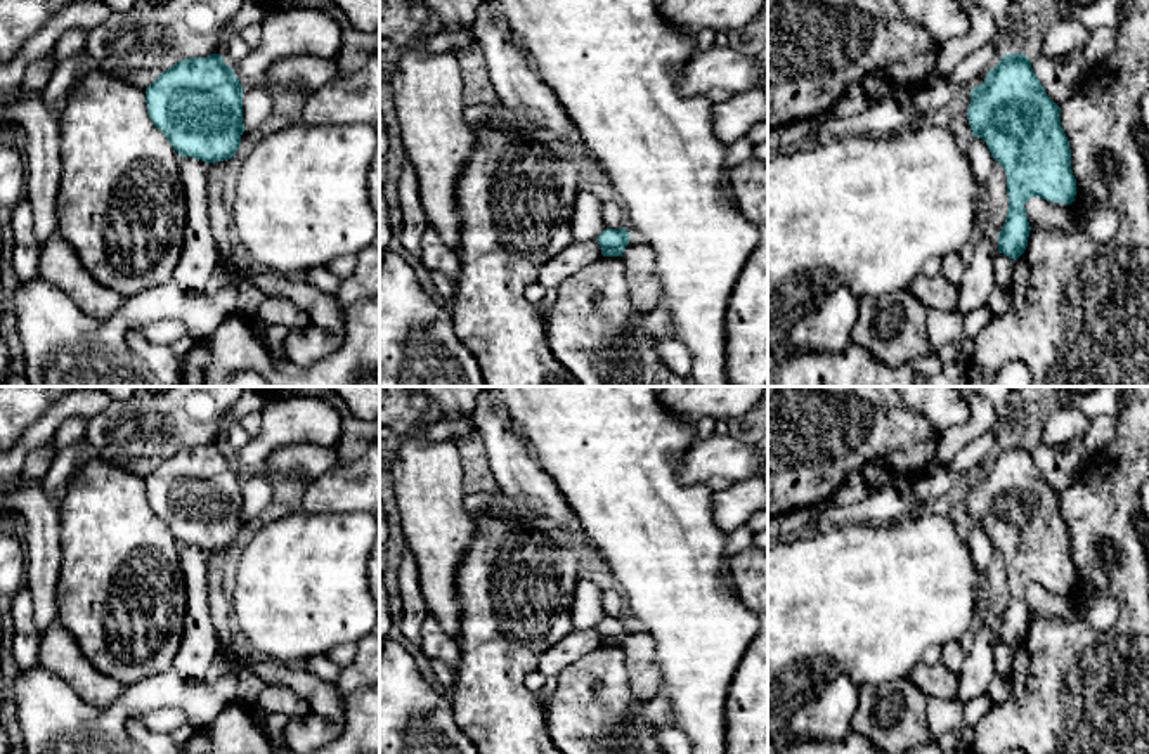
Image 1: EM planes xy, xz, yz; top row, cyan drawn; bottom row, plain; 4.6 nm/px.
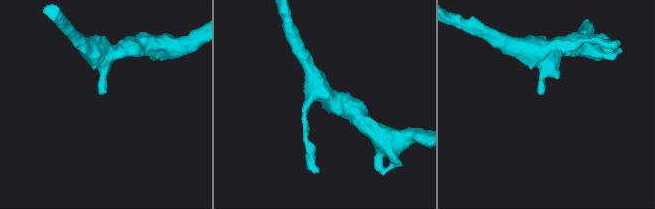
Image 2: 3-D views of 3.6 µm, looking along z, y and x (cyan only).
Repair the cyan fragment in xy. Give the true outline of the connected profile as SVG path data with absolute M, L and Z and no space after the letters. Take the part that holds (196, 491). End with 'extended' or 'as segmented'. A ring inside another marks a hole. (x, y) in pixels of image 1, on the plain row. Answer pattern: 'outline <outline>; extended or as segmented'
outline M220 442L189 445L146 477L147 503L180 544L230 548L241 534L243 475Z; as segmented

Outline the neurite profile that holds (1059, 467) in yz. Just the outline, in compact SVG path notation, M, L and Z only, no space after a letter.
M1083 440L1073 442L1068 449L1052 449L1033 442L1029 445L1033 461L1047 484L1061 496L1090 461Z

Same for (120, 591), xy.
M94 456L73 471L57 494L57 504L61 548L57 622L73 634L88 662L125 686L172 671L184 634L187 593L180 543L151 510L146 478Z

